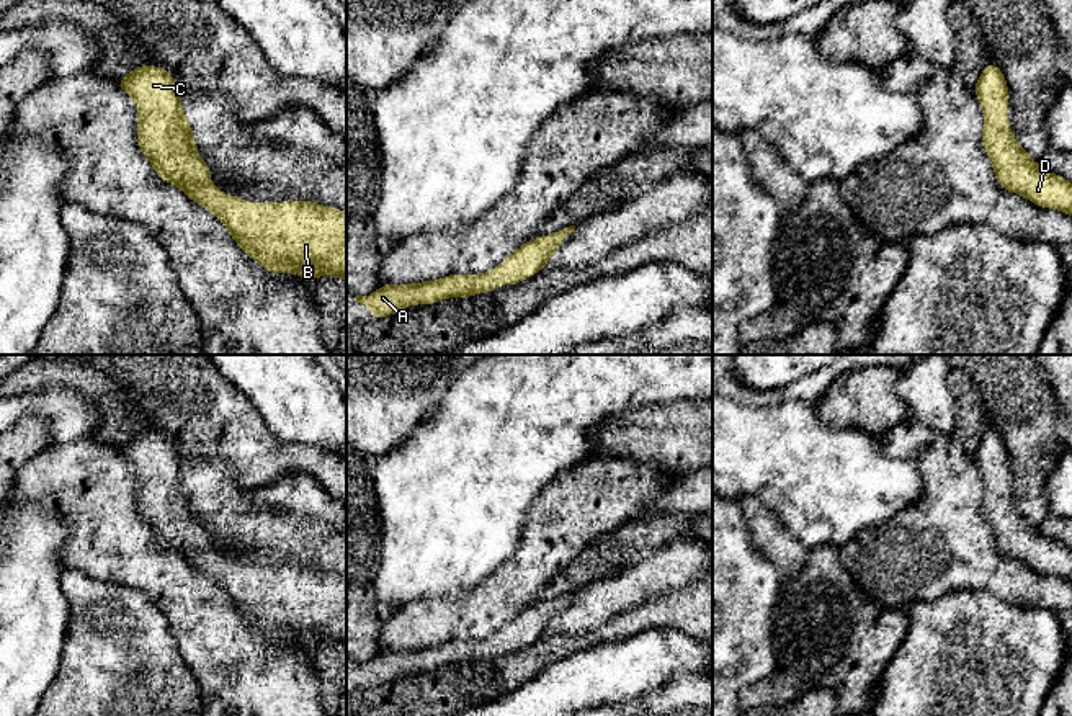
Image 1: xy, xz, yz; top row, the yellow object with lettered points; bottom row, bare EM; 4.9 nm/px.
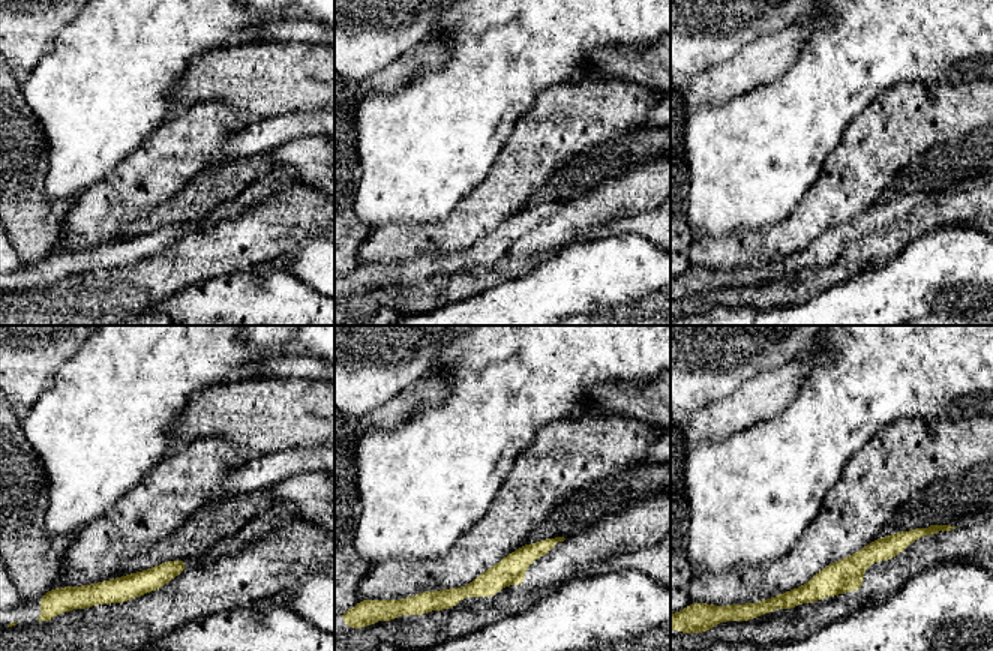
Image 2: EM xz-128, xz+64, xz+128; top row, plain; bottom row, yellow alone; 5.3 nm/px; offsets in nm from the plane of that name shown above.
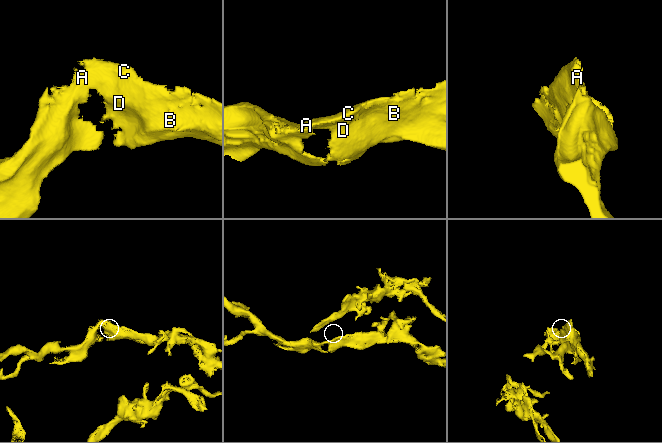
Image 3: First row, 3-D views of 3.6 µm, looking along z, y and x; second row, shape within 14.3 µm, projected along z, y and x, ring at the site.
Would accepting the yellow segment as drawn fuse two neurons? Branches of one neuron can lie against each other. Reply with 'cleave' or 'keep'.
keep

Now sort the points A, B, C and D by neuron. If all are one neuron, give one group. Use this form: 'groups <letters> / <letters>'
groups A B C D

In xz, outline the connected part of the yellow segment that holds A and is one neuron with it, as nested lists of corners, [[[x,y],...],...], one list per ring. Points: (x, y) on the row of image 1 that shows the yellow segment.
[[[575,226],[533,237],[487,273],[448,275],[438,281],[412,284],[382,284],[368,298],[356,296],[355,302],[369,306],[369,317],[377,319],[402,312],[409,304],[438,304],[440,299],[446,298],[471,298],[484,291],[495,291],[500,283],[520,284],[525,278],[544,270],[549,257],[557,252],[562,240],[572,232],[575,232]]]

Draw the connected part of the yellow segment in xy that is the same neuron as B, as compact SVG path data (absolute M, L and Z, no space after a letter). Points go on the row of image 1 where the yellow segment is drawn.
M142 65L116 82L137 105L139 150L159 178L176 185L191 201L222 221L237 245L265 271L296 273L302 280L330 273L346 281L346 213L310 201L245 203L240 196L226 196L211 181L209 165L196 154L196 139L173 75L159 65Z

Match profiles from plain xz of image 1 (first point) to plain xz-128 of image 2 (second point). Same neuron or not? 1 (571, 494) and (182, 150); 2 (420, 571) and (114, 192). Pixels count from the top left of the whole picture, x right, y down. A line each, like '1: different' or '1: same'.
1: same
2: different

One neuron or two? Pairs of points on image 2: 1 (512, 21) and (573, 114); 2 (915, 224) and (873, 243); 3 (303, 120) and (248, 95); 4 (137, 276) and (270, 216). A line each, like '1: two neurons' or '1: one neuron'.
1: two neurons
2: one neuron
3: two neurons
4: one neuron

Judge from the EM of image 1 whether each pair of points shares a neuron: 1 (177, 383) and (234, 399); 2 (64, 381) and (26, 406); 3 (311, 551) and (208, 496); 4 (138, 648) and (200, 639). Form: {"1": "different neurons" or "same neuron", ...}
{"1": "same neuron", "2": "different neurons", "3": "same neuron", "4": "different neurons"}

